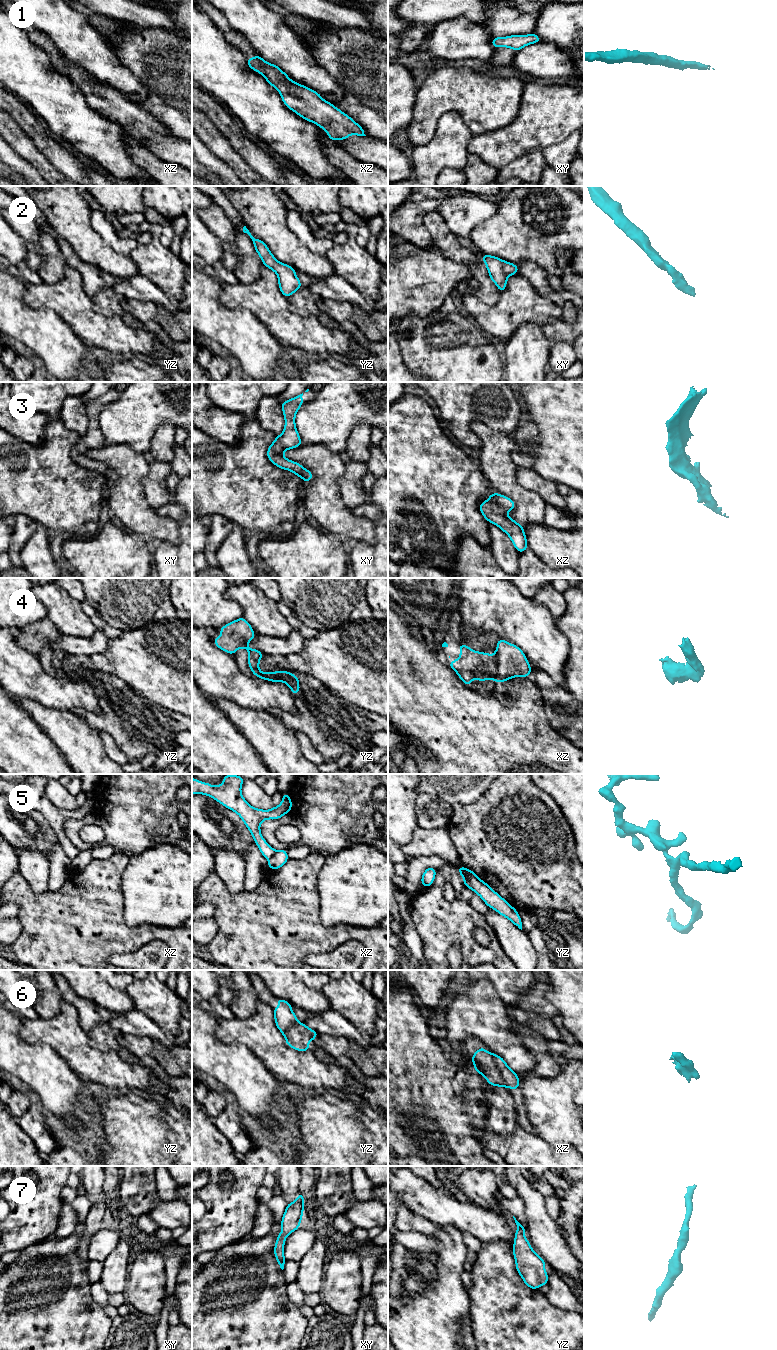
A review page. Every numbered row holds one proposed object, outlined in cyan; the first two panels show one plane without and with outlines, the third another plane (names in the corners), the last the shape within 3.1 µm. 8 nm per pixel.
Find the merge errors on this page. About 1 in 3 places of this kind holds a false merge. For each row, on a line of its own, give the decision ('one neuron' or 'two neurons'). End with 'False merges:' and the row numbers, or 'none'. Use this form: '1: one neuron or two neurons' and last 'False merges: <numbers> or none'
1: one neuron
2: one neuron
3: one neuron
4: two neurons
5: two neurons
6: two neurons
7: one neuron
False merges: 4, 5, 6

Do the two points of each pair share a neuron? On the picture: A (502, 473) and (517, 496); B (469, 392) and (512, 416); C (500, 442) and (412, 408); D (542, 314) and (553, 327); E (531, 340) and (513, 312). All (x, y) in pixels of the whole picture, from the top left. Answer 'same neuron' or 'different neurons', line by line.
A: same neuron
B: same neuron
C: different neurons
D: different neurons
E: different neurons

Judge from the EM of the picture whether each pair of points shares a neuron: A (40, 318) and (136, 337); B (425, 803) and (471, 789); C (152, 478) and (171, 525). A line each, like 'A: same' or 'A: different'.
A: different
B: different
C: different

